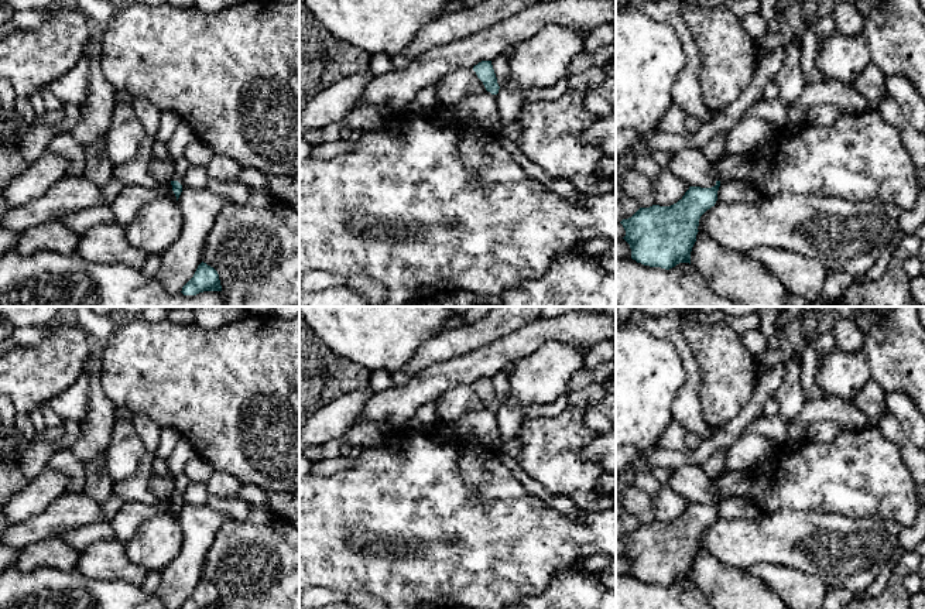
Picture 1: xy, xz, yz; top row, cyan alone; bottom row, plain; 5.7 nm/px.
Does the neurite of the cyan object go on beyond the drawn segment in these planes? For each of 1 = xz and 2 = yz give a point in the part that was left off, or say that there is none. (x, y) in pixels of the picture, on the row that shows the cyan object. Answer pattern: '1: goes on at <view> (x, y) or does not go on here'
1: does not go on here
2: does not go on here

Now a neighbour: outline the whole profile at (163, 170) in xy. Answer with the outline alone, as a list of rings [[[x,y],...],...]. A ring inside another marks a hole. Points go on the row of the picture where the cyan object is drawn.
[[[171,158],[167,160],[151,160],[148,165],[148,172],[151,172],[157,179],[161,181],[172,181],[174,179],[174,161]]]

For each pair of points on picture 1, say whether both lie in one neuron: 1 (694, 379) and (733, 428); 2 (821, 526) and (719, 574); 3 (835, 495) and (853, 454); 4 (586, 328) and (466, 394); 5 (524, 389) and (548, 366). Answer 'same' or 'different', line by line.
1: different
2: different
3: same
4: different
5: same

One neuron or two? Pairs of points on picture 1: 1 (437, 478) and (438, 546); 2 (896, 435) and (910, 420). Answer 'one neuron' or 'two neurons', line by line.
1: one neuron
2: two neurons

